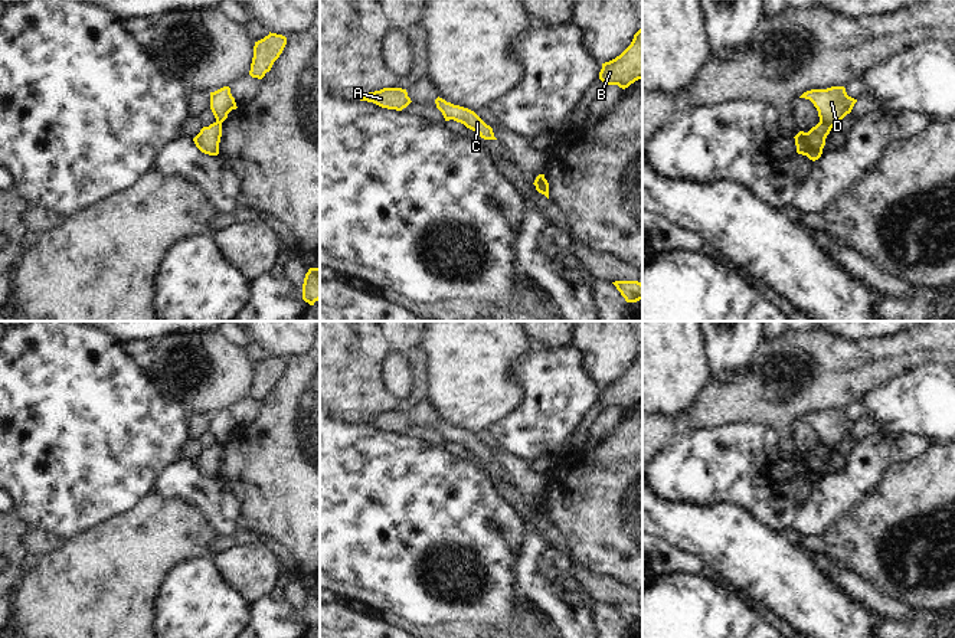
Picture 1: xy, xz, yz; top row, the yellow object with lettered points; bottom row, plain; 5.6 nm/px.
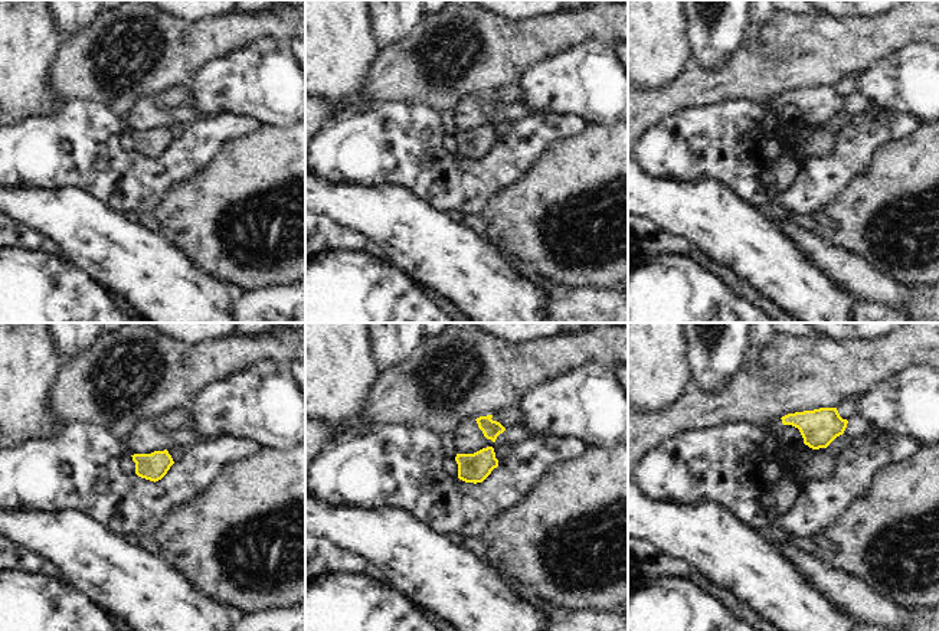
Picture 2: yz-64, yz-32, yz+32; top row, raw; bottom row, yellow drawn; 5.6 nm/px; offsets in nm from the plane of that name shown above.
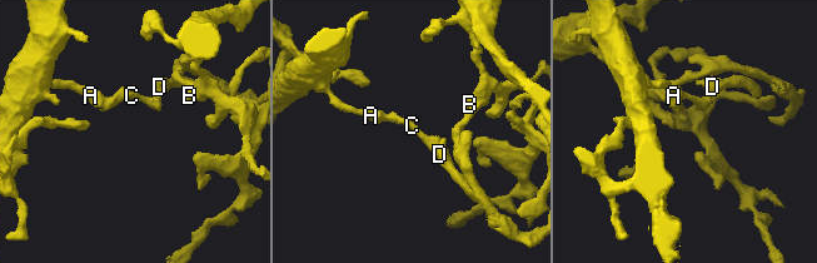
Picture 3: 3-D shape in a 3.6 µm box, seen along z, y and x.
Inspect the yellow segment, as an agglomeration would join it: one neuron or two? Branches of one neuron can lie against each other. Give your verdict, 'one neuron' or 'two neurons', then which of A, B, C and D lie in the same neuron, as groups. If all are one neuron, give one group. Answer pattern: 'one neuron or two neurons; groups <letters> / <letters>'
two neurons; groups A B C / D

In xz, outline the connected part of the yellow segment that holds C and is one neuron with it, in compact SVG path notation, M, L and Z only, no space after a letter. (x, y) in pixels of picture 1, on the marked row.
M442 98L435 99L436 108L442 112L445 121L454 120L475 131L484 140L497 140L493 128L487 125L474 111L447 102Z

